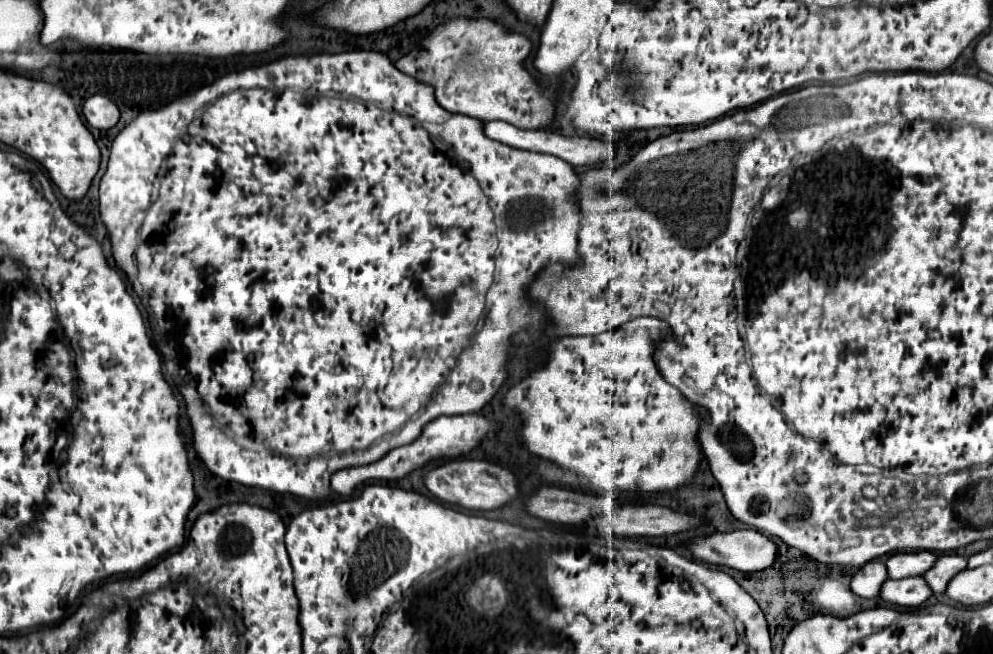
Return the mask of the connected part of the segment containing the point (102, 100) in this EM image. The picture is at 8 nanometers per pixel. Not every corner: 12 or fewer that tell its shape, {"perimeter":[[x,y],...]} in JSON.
{"perimeter":[[103,95],[83,105],[87,123],[111,129],[119,121],[117,105]]}

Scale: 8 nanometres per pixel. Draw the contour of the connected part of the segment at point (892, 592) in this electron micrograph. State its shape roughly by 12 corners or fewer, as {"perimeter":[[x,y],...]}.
{"perimeter":[[923,577],[887,579],[879,597],[919,607],[931,597]]}

